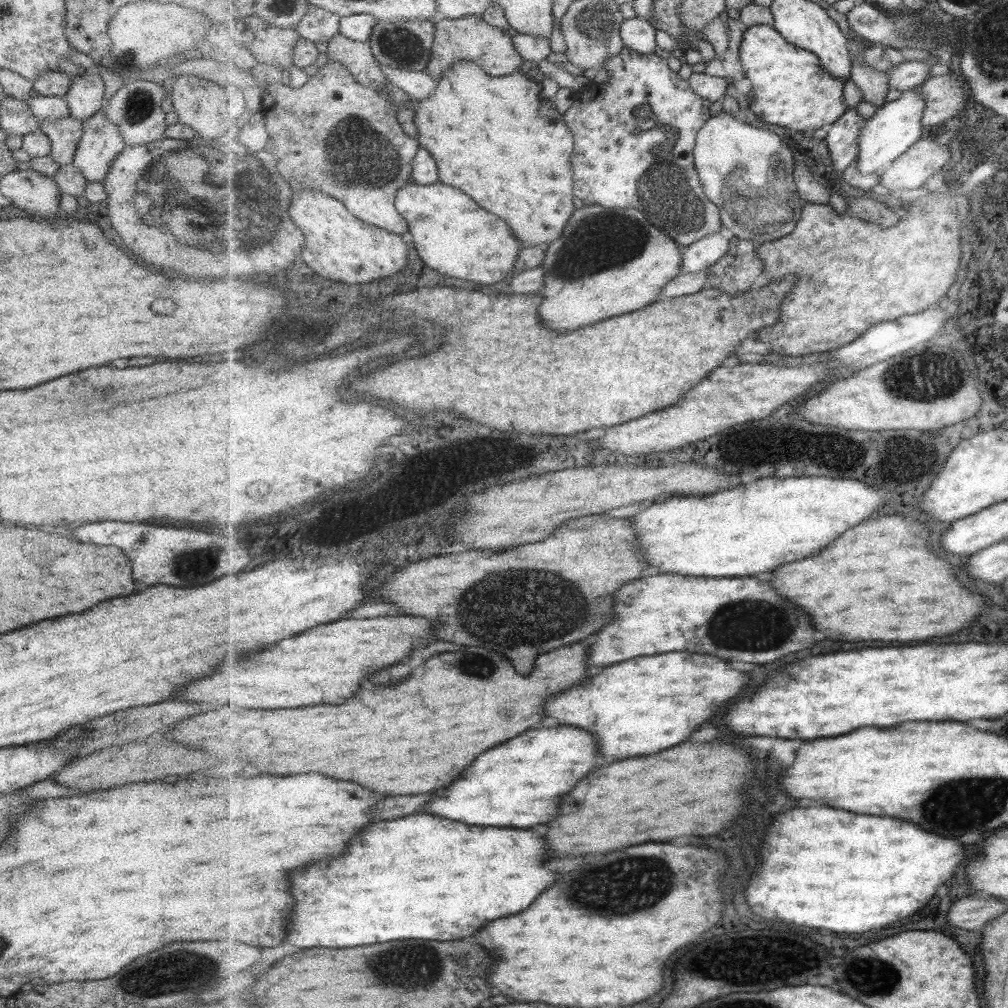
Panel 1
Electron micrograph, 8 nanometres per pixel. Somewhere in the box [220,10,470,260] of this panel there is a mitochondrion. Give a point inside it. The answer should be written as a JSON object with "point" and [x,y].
{"point":[359,156]}

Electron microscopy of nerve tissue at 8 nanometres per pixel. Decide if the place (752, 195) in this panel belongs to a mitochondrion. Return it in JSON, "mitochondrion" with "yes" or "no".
{"mitochondrion":"yes"}

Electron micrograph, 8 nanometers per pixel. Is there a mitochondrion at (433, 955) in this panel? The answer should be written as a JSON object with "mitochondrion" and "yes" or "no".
{"mitochondrion":"yes"}

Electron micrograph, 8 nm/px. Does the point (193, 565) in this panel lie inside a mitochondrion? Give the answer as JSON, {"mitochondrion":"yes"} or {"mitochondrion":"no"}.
{"mitochondrion":"yes"}

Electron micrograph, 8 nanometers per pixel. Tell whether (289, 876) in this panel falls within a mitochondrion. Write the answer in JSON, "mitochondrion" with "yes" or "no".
{"mitochondrion":"no"}

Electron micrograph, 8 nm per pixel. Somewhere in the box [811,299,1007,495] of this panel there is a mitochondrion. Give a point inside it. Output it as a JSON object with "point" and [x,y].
{"point":[926,376]}

